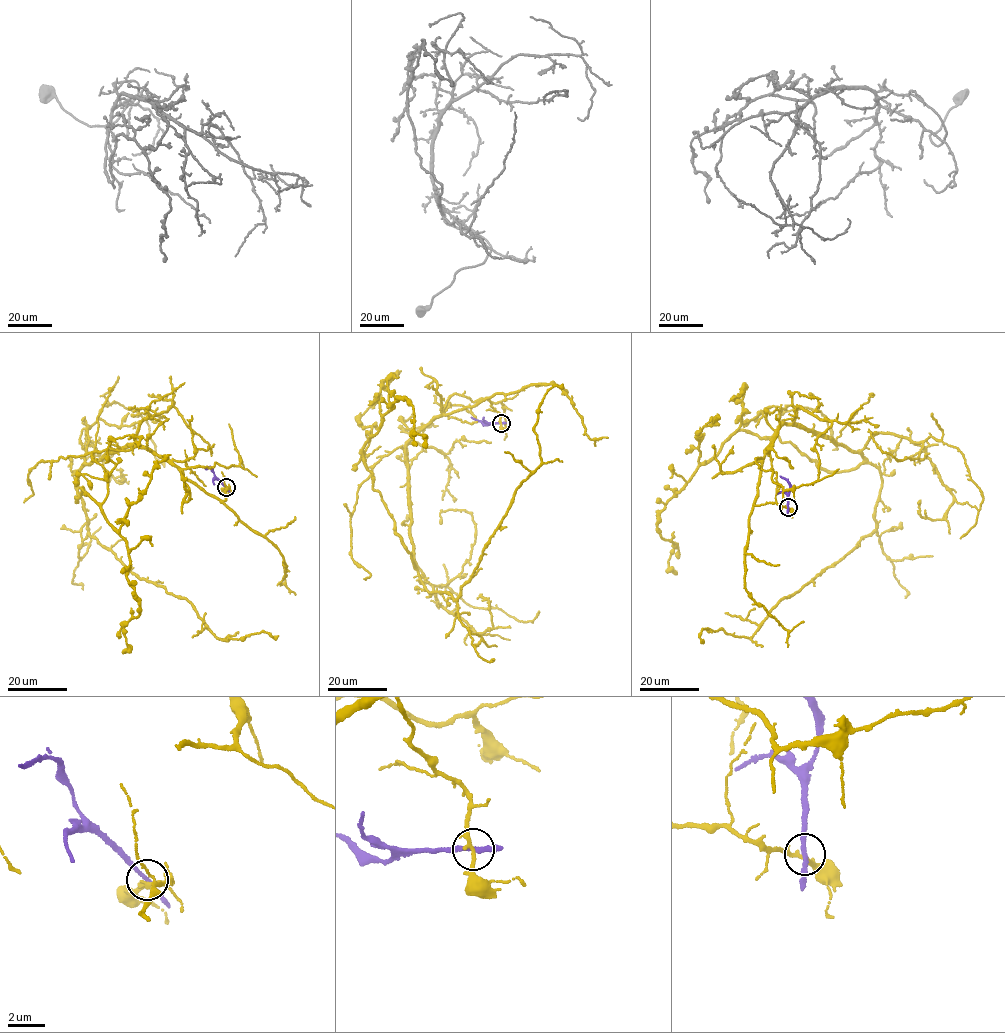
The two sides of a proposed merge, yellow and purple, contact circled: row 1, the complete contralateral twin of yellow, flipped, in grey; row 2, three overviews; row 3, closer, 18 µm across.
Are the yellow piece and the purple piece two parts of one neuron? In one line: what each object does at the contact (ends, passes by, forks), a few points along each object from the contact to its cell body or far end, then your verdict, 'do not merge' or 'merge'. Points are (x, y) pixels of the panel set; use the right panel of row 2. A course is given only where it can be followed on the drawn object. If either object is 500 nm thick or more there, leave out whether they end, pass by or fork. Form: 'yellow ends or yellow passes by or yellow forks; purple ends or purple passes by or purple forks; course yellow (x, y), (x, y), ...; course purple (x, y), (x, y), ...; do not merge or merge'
yellow passes by; purple passes by; course yellow (787, 507), (753, 502), (785, 423), (879, 470), (871, 533), (779, 600), (751, 637), (702, 629), (702, 640); course purple (787, 507), (789, 484), (780, 476); do not merge

